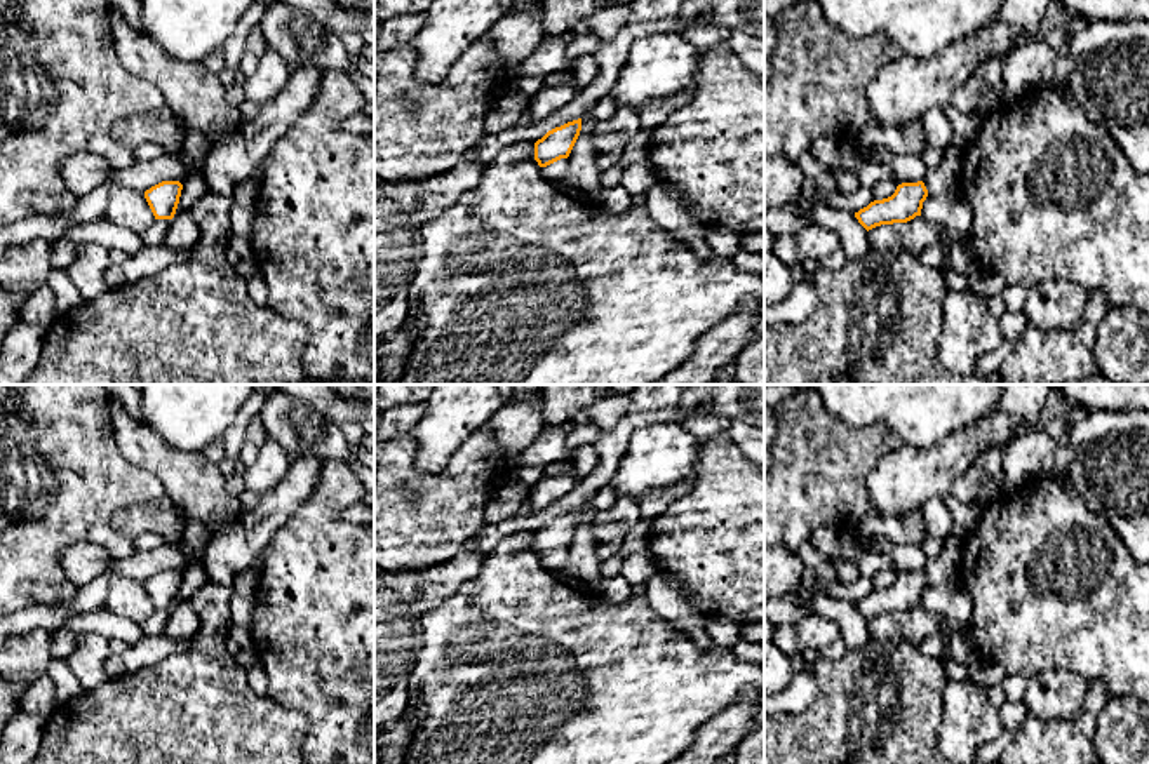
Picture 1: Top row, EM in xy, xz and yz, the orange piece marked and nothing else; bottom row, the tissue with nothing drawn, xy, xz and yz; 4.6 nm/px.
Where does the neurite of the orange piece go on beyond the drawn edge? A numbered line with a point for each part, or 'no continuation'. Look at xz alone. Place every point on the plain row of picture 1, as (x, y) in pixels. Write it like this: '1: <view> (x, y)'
1: xz (556, 561)

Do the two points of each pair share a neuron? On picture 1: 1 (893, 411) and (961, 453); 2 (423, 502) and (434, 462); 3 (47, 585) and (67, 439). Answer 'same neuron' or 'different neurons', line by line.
1: different neurons
2: different neurons
3: same neuron

